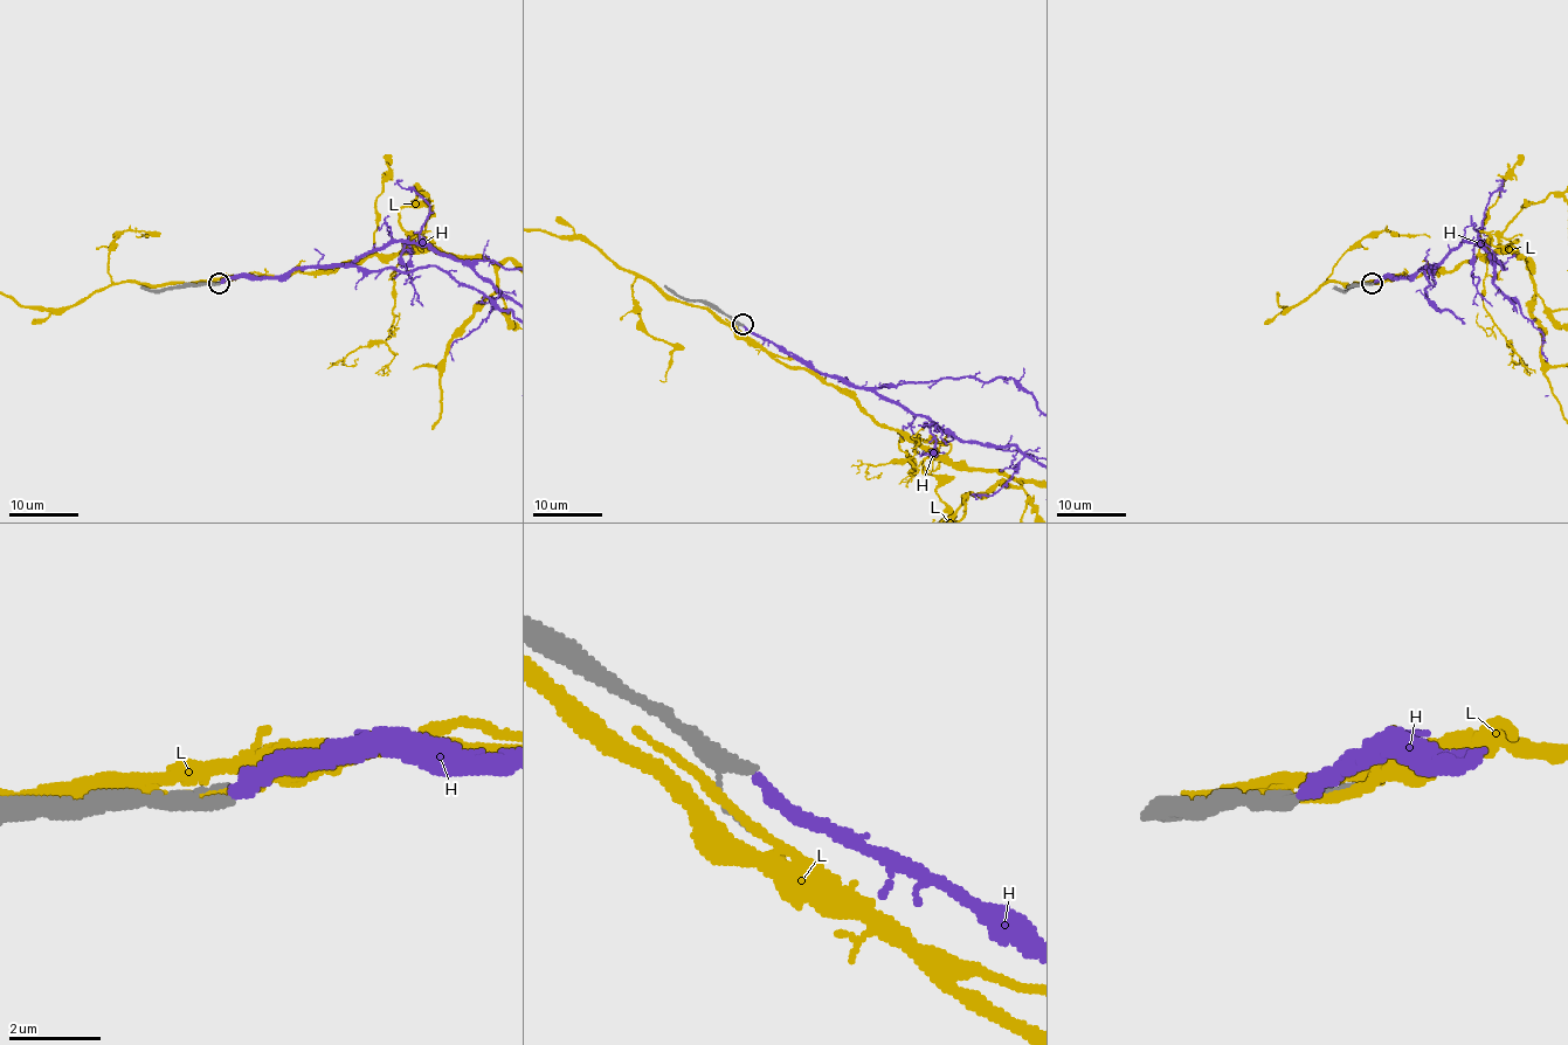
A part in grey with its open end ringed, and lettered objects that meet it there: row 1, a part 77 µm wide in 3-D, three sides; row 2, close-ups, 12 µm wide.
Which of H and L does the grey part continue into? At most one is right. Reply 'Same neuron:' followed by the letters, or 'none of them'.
Same neuron: none of them

